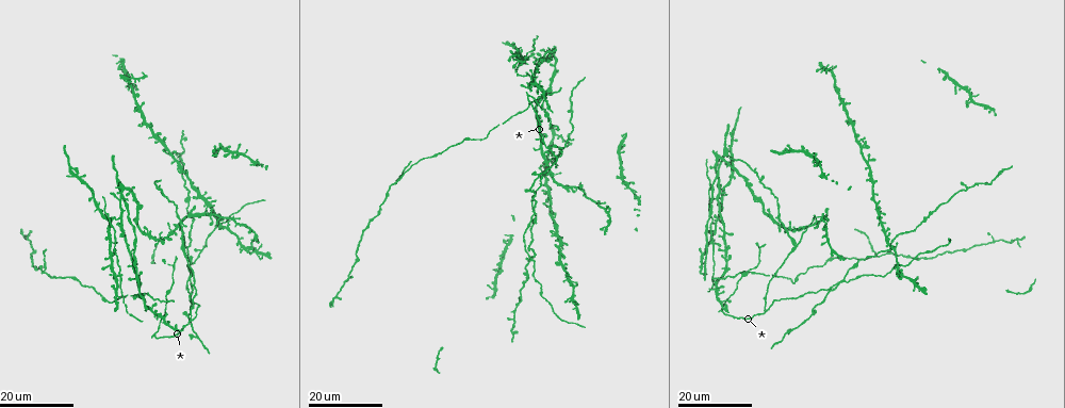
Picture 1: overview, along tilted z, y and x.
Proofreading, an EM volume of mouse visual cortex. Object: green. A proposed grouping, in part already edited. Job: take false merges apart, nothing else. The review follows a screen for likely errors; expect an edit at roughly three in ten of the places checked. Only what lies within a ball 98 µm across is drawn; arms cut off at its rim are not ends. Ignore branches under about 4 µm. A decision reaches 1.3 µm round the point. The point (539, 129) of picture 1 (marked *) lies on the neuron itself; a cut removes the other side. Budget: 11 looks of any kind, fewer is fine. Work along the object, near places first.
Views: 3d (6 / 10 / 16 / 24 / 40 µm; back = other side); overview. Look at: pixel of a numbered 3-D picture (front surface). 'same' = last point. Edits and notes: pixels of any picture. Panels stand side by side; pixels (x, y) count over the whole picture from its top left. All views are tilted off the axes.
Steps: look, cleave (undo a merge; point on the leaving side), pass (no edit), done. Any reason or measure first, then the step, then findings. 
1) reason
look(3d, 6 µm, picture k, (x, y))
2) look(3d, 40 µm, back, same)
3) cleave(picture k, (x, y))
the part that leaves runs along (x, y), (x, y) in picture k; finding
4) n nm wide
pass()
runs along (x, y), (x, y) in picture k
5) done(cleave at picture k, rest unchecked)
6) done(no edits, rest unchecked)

small branch off a trunk
look(3d, 16 µm, picture 1, (522, 60))

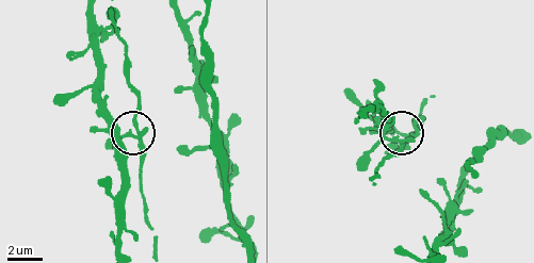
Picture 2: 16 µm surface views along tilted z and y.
look(3d, 10 µm, picture 2, (401, 145))

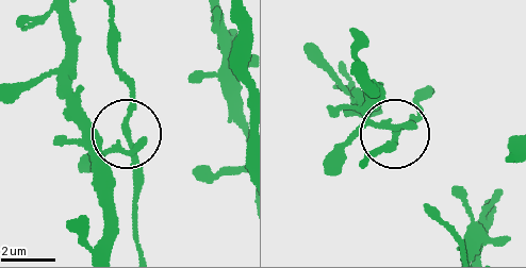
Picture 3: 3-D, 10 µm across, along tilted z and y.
pass()
continuous, no second neuron

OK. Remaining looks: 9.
a fork
look(3d, 16 µm, picture 1, (392, 186))

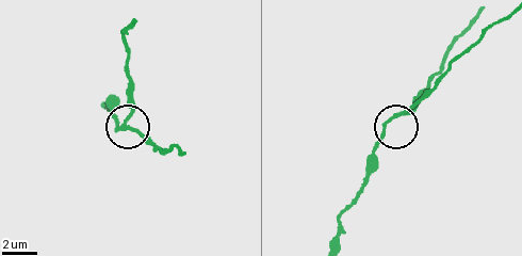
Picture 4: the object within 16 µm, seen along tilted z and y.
look(3d, 10 µm, picture 4, (397, 114))

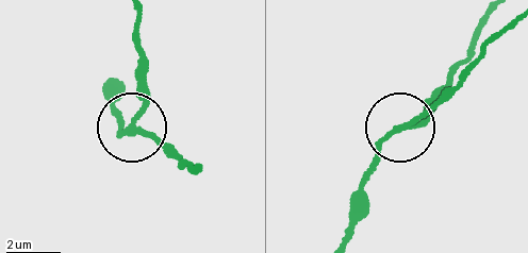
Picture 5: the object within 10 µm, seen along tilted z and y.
closer look
look(3d, 6 µm, picture 5, (398, 129))

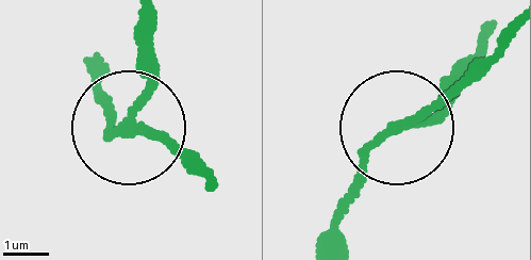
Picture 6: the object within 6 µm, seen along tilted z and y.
180 nm wide
cleave(picture 6, (151, 59))
the part that leaves runs along (137, 101), (144, 13) in picture 6; two neurons meet here

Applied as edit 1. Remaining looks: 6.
look(overview)

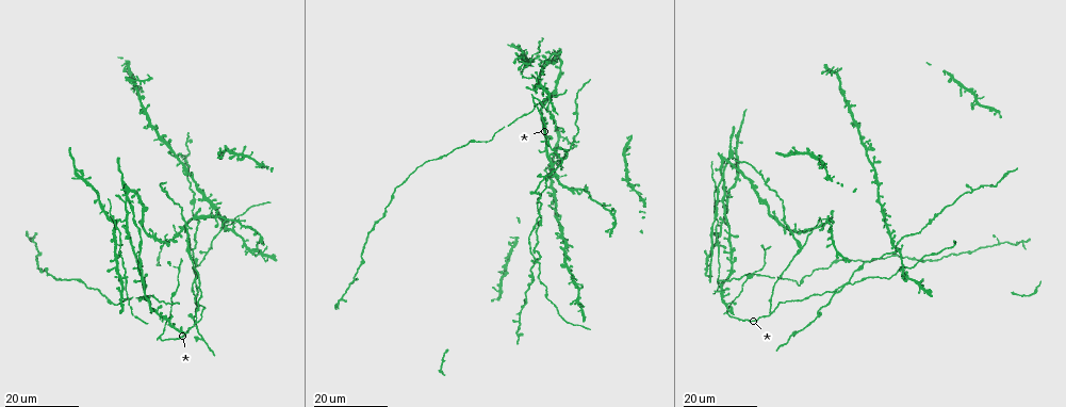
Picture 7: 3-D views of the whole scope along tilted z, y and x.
side arm on a straight run
look(3d, 16 µm, picture 7, (845, 286))

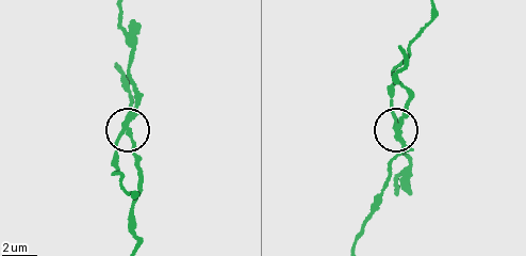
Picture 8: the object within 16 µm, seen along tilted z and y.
look(3d, 6 µm, picture 8, (399, 127))

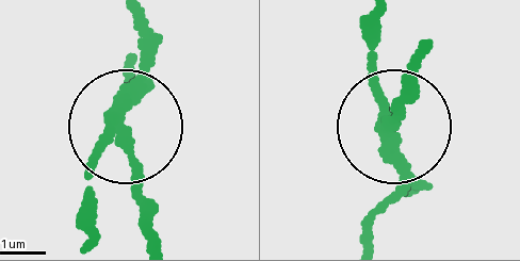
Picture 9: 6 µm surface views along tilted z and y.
3 arms
cleave(picture 9, (148, 42))
the part that leaves runs along (125, 98), (139, 50), (130, 12) in picture 9; a second neuron is stuck on

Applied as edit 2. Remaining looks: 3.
look(overview)

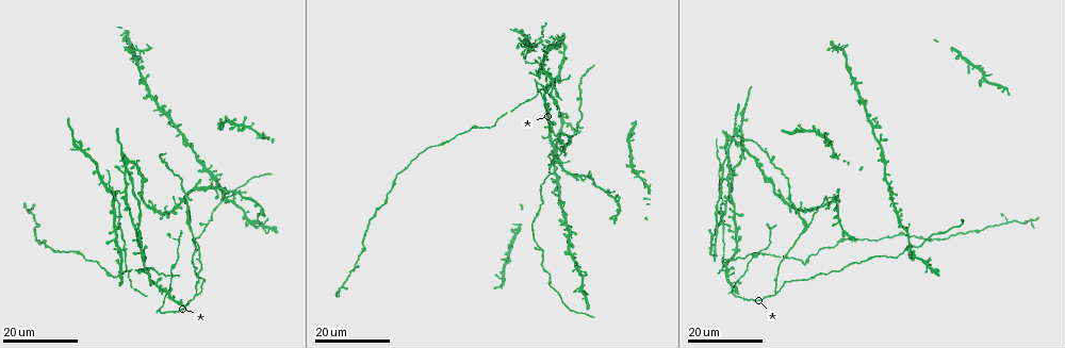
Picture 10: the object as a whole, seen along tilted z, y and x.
three-way junction
look(3d, 16 µm, picture 10, (559, 135))

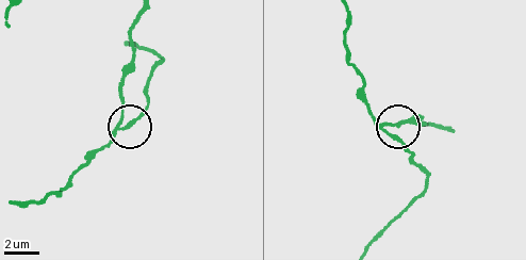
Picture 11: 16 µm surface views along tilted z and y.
look(3d, 10 µm, picture 11, (388, 131))

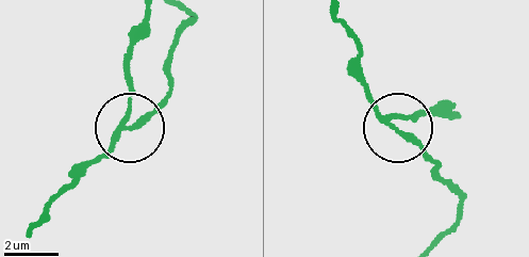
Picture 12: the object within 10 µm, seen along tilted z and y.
3 arms
cleave(picture 12, (129, 80))
the part that leaves runs along (122, 118), (130, 38), (144, 17) in picture 12; a second neuron is stuck on

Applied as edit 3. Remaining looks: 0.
done(cleave at picture 6, cleave at picture 9, cleave at picture 12, rest unchecked)

